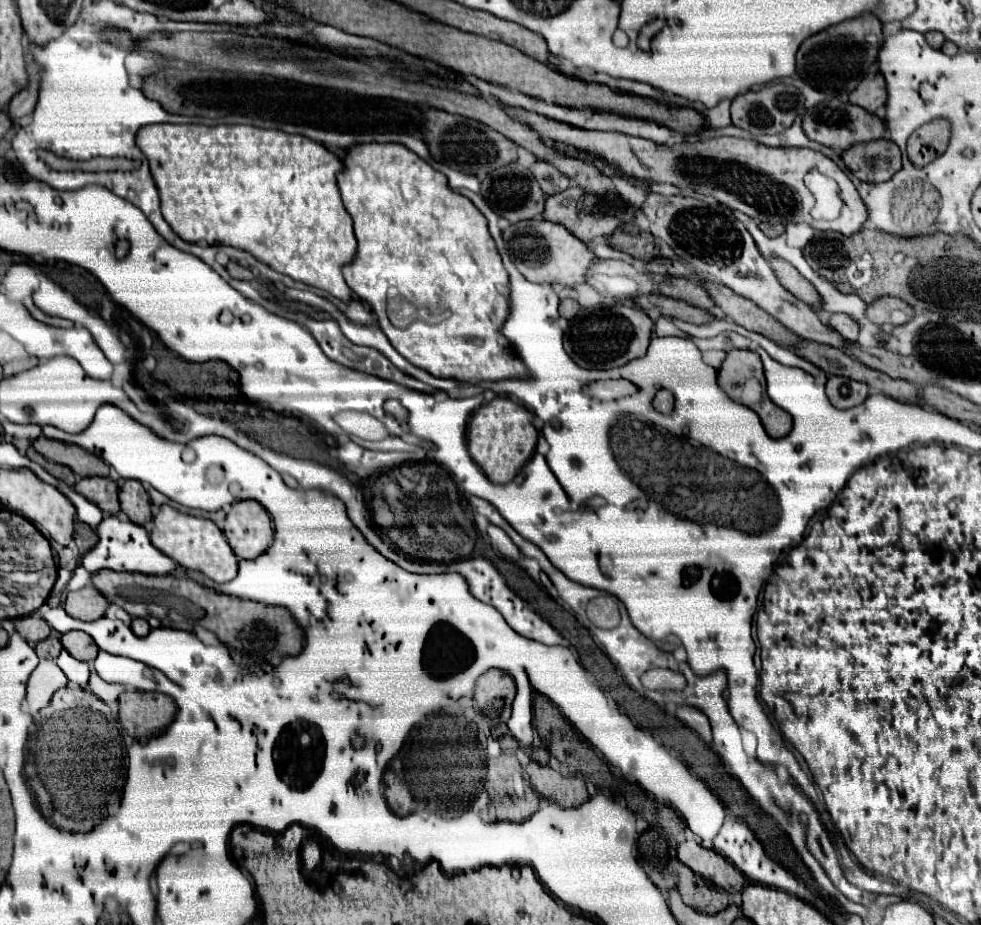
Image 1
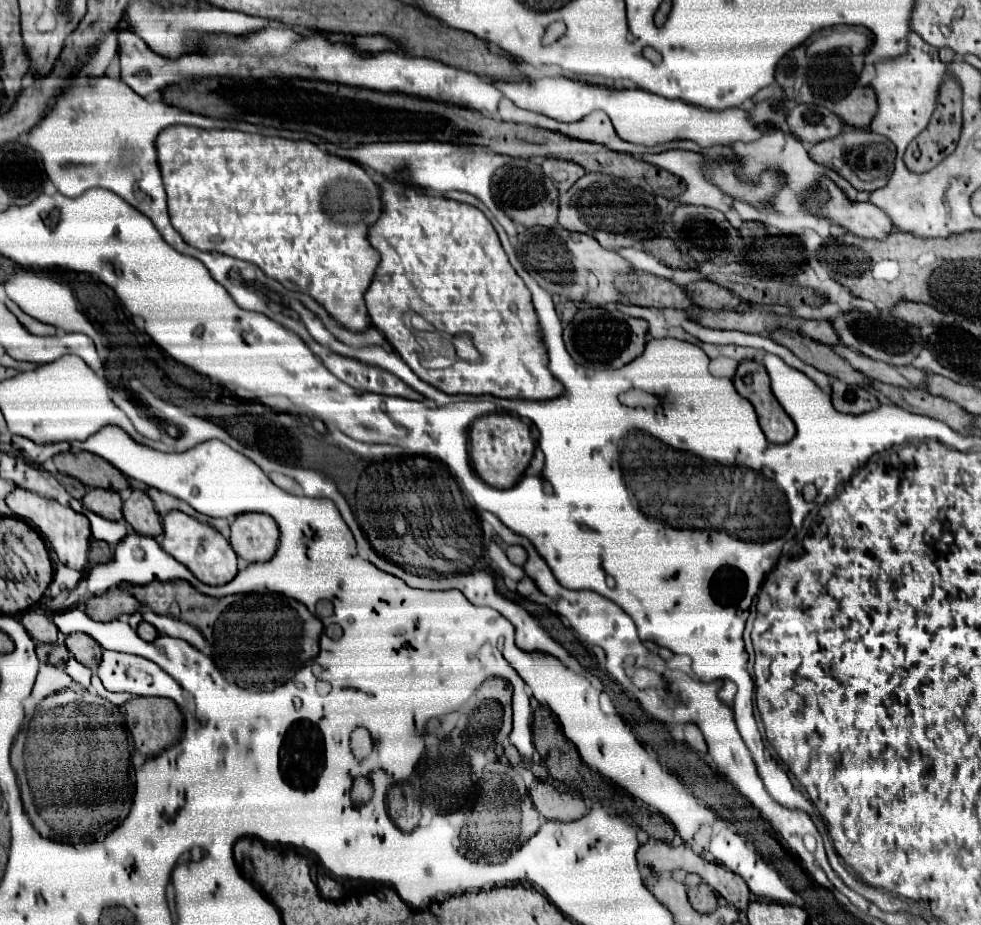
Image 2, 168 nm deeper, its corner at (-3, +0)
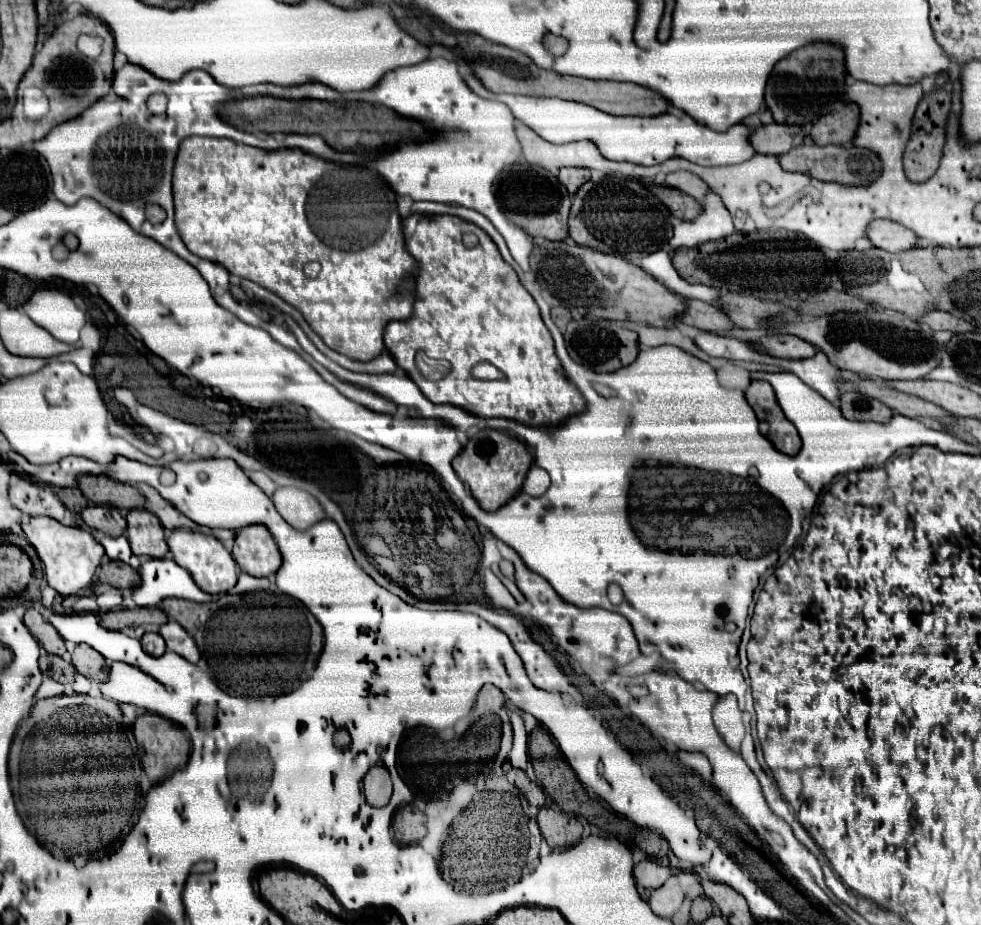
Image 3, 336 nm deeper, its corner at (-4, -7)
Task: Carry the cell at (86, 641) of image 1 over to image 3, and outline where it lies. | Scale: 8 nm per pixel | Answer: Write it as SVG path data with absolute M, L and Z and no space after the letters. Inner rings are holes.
M76 644L72 652L72 664L82 676L90 680L104 682L108 678L108 664L104 656L98 654L94 648L90 648L88 644Z

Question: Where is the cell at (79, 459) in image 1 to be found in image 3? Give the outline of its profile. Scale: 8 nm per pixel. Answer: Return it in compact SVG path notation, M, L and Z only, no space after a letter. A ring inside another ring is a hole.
M82 474L82 476L78 476L78 488L90 502L116 506L120 510L142 508L146 502L144 496L138 492L138 488L116 482L106 474L100 474L100 476Z

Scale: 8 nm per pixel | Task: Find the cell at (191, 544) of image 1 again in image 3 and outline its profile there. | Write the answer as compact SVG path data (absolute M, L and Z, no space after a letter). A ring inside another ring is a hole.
M176 528L168 536L168 546L170 546L172 558L192 574L194 582L204 592L224 594L224 592L230 592L236 586L236 562L234 562L232 554L222 546L222 542L216 540L214 536L206 536L206 534L200 534L200 532Z

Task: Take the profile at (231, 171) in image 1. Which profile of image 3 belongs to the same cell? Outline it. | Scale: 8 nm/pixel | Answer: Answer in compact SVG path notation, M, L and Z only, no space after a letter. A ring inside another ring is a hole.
M190 136L190 138L182 140L180 146L178 146L176 160L174 160L174 172L172 172L172 188L174 188L174 206L176 206L176 228L178 228L184 244L188 246L188 250L192 254L200 256L200 258L222 264L224 268L228 268L230 274L248 278L248 280L272 290L274 294L278 294L282 300L286 300L288 304L292 304L294 308L298 308L304 314L304 318L310 322L310 326L322 336L322 340L332 350L336 350L340 354L346 354L346 356L350 356L354 360L364 360L364 362L372 360L374 356L384 352L384 340L382 340L384 326L390 320L404 320L404 318L408 318L412 314L414 294L412 294L412 282L408 282L408 278L414 272L416 262L406 252L406 246L404 246L404 236L402 236L402 230L400 230L400 214L396 210L392 188L370 166L366 166L366 164L324 162L324 160L312 156L312 154L304 154L304 150L292 150L292 148L264 150L264 148L252 148L252 146L246 146L246 144L236 144L234 140L228 140L228 138Z

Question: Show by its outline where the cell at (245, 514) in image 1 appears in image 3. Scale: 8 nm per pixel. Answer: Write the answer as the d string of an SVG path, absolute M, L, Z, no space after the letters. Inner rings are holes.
M250 524L238 530L232 556L250 576L272 576L280 564L280 550L264 524Z

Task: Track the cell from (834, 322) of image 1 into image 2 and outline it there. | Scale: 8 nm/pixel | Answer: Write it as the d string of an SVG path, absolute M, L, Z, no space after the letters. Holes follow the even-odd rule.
M803 321L799 327L799 335L809 337L809 339L823 343L823 345L829 345L829 347L839 341L839 337L835 335L829 321Z

